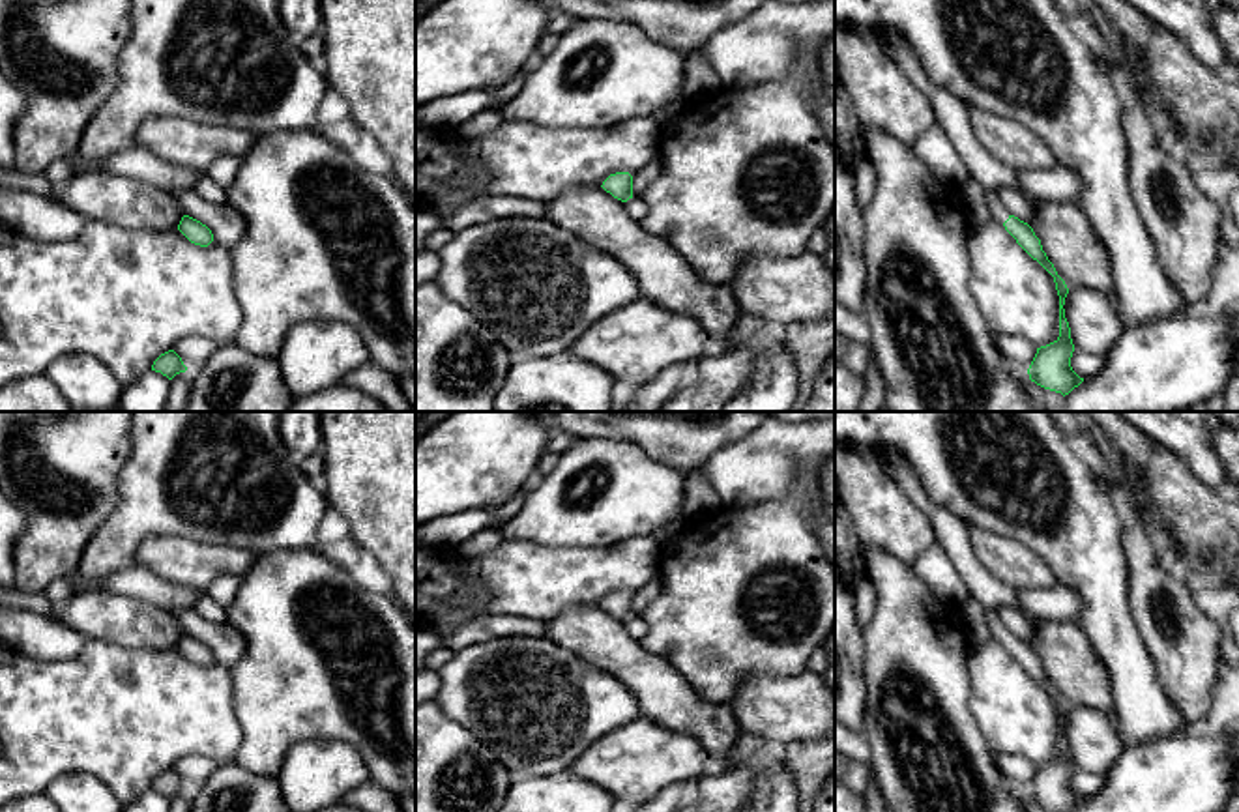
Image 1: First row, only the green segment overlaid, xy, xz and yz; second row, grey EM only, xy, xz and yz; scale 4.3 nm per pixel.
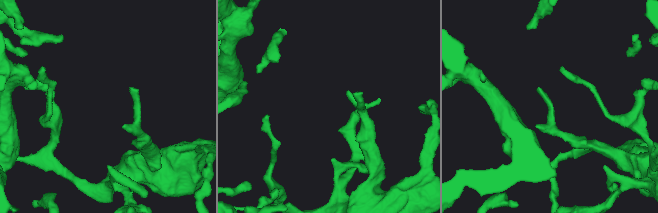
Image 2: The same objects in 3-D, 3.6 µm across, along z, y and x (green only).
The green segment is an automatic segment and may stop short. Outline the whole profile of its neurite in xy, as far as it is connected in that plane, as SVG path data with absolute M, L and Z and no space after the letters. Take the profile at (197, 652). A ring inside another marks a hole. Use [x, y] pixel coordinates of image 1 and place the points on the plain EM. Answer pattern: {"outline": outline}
{"outline": "M183 634L178 649L195 664L208 666L213 660L211 649L200 640Z"}

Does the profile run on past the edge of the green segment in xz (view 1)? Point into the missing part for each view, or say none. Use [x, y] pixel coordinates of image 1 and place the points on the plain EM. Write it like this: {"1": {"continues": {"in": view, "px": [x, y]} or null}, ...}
{"1": {"continues": null}}

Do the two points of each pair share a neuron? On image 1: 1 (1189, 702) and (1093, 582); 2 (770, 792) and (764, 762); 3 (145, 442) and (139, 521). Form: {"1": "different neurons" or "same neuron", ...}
{"1": "different neurons", "2": "same neuron", "3": "same neuron"}

